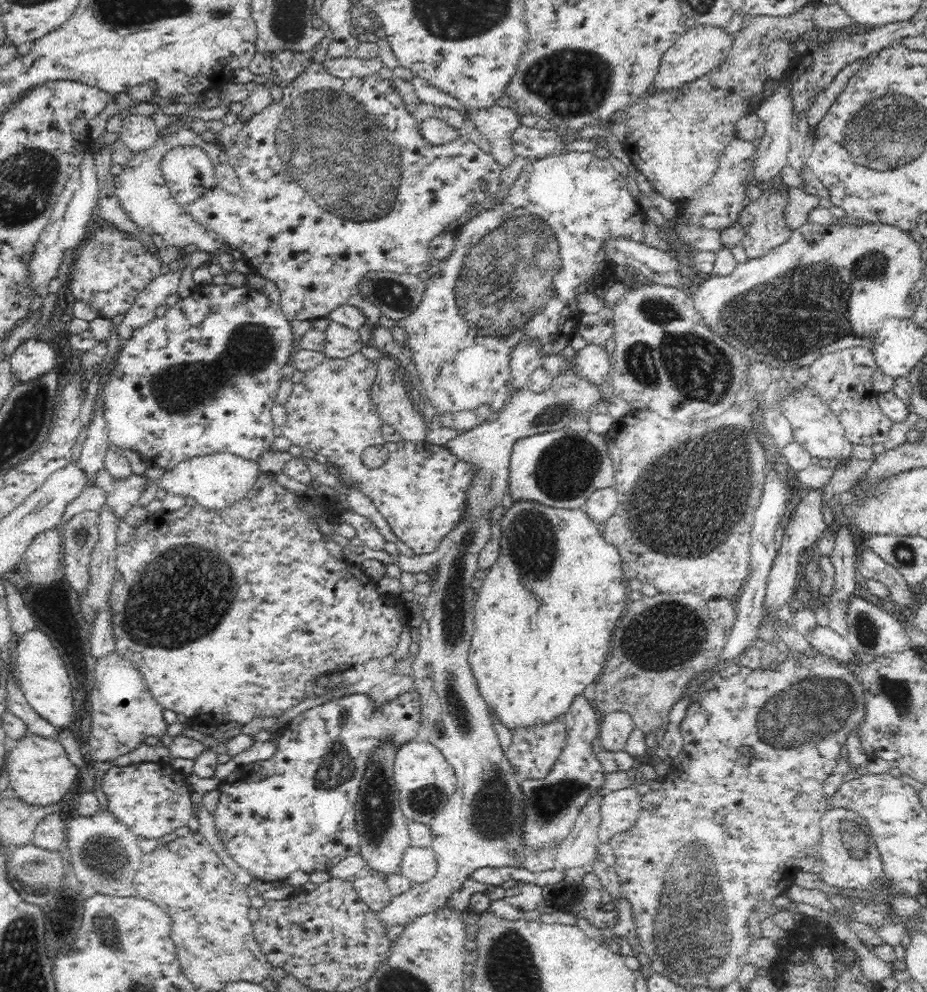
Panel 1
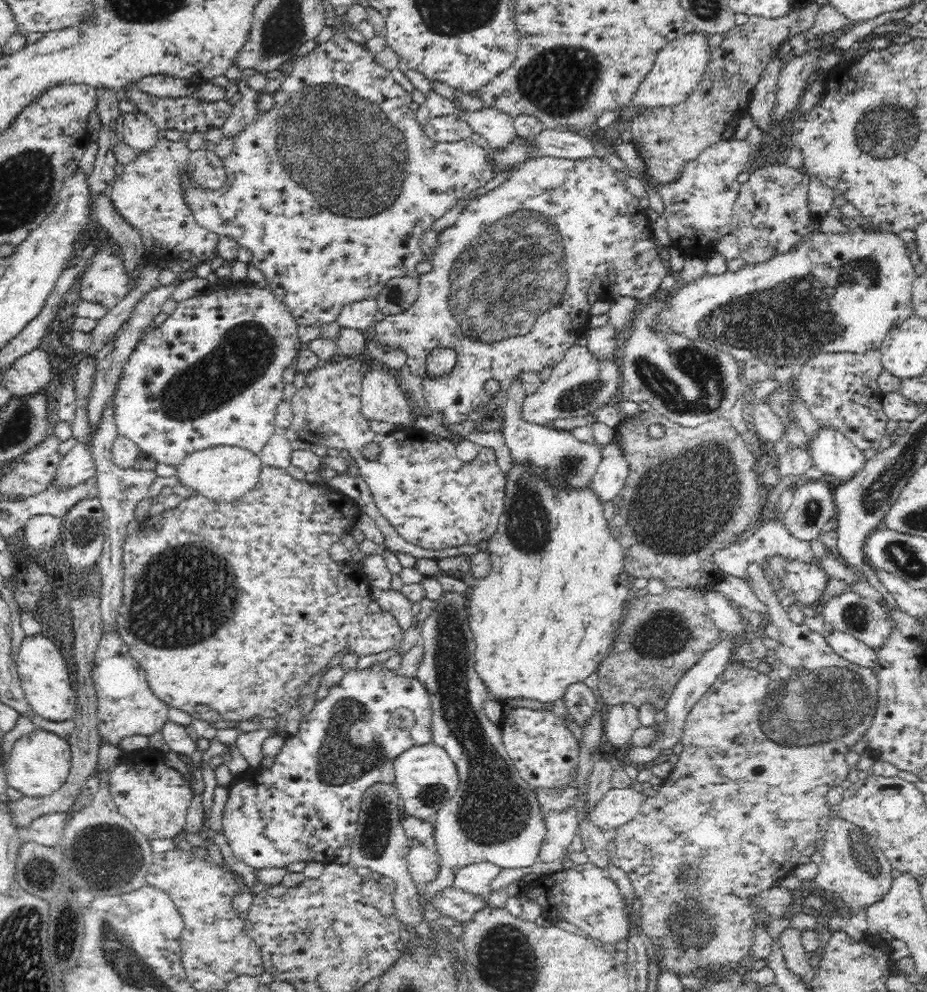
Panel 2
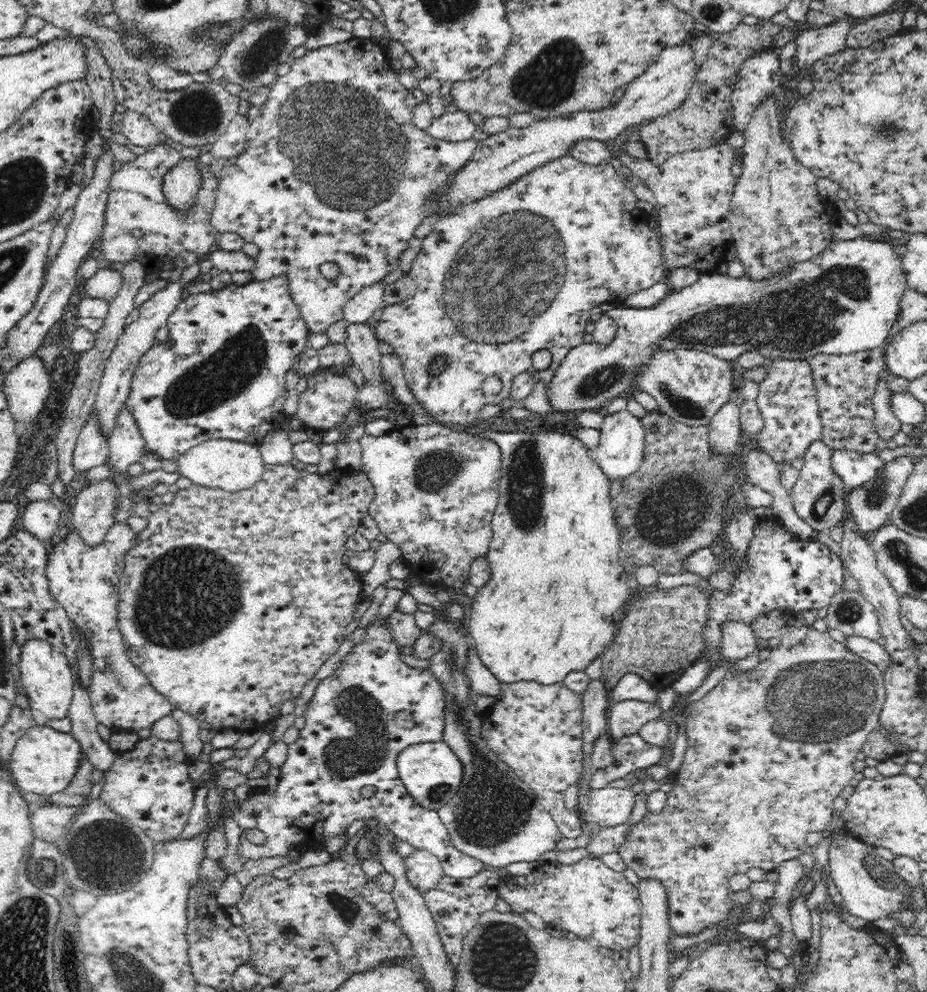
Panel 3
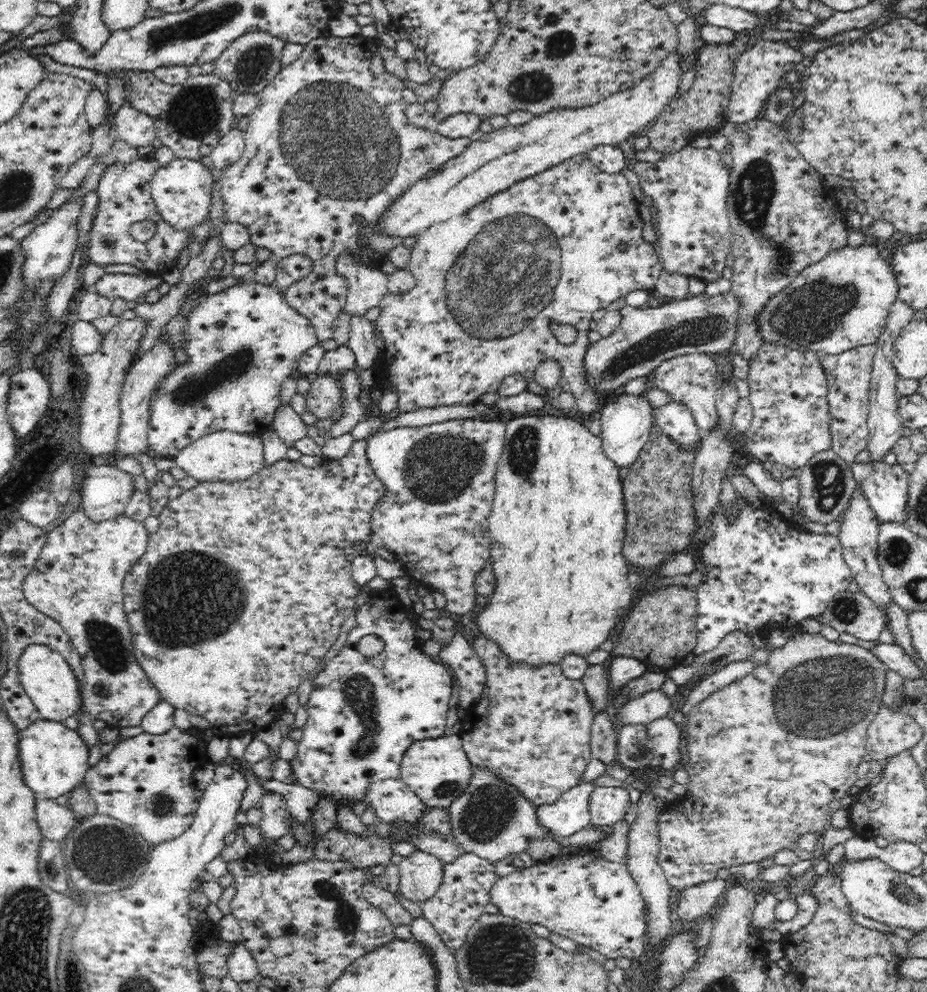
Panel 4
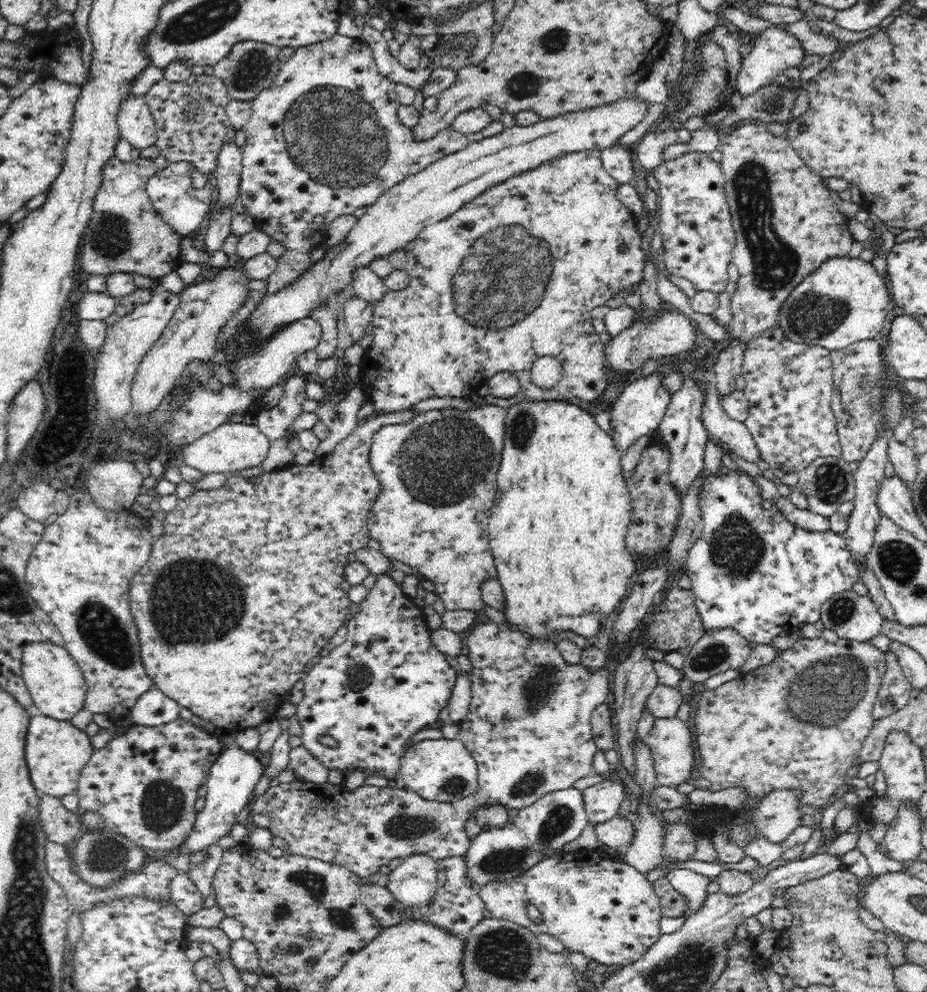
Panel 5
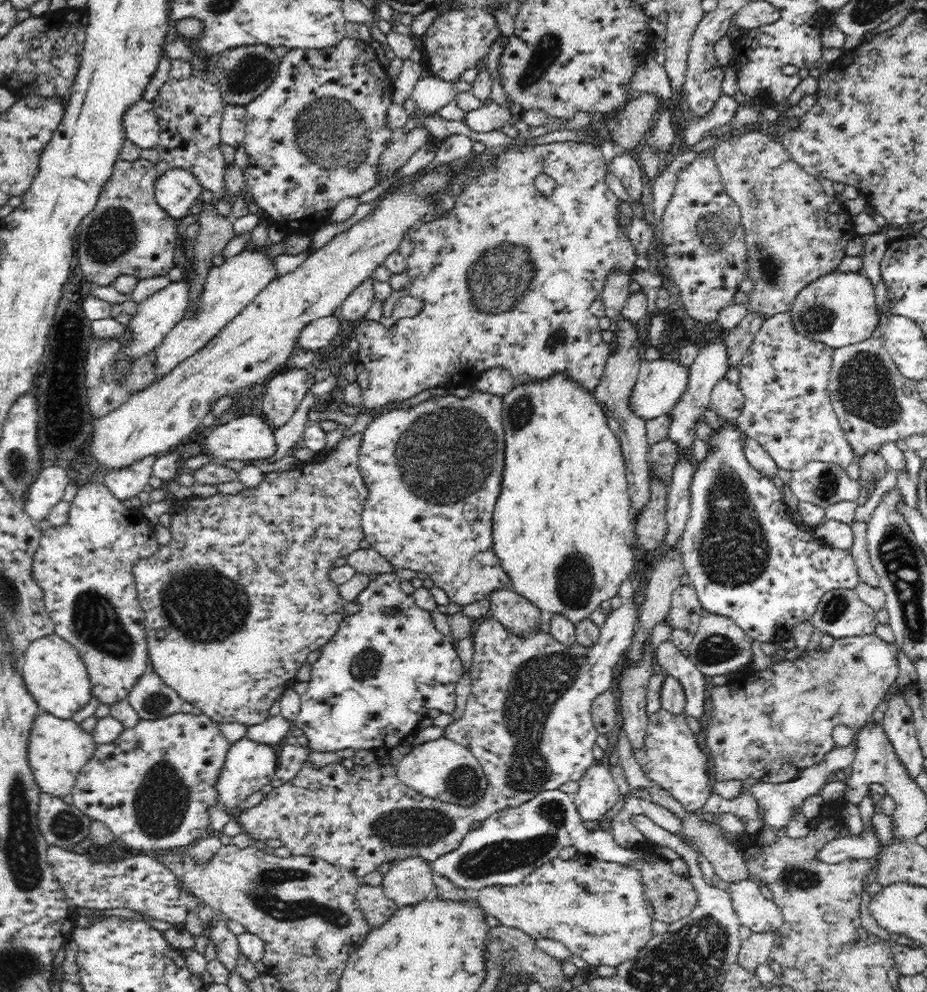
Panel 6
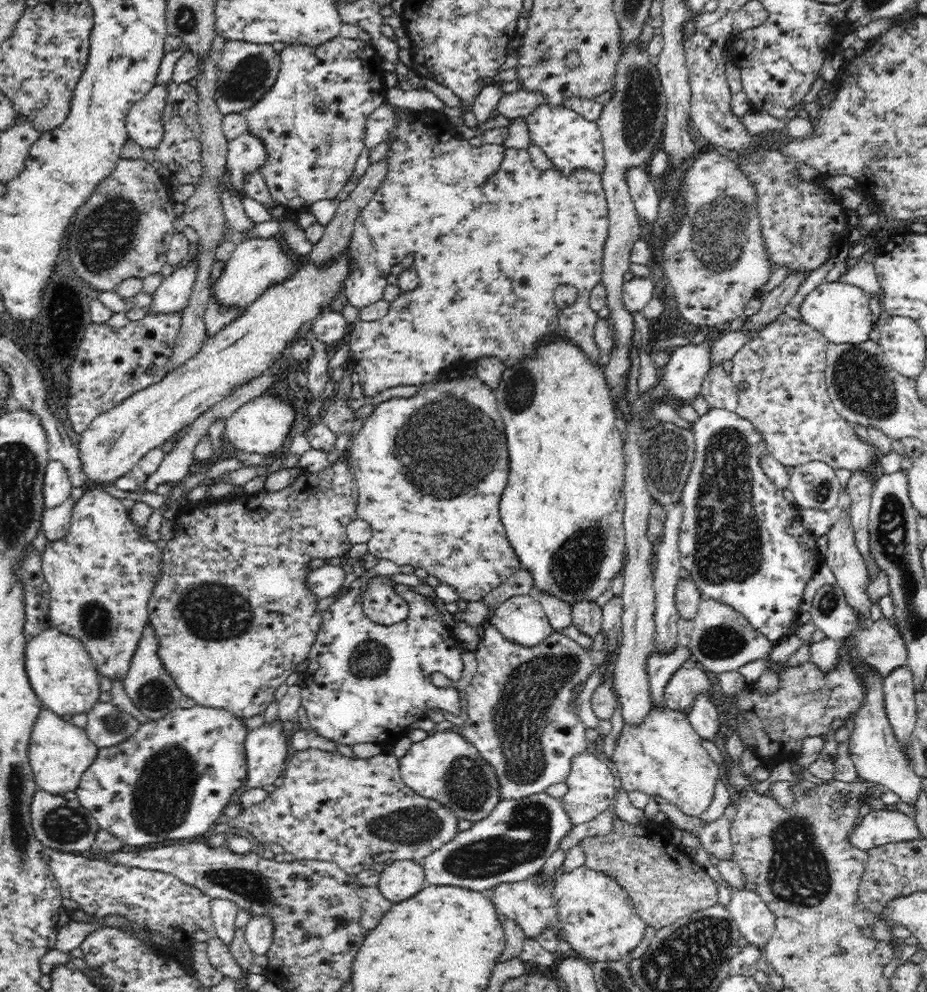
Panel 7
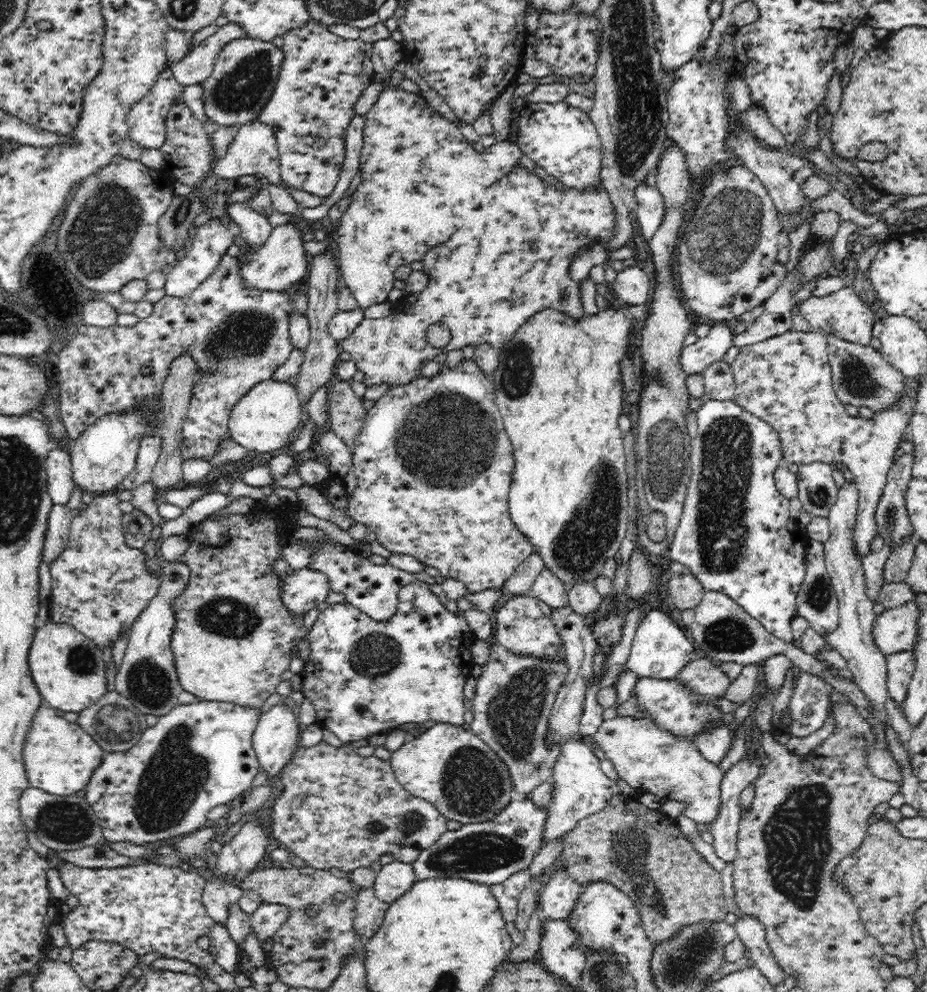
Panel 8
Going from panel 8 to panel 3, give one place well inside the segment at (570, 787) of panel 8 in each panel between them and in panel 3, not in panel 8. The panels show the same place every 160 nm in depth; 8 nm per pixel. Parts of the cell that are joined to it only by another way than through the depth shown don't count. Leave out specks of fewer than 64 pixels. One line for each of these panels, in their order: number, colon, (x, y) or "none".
3: (609, 807)
4: (607, 806)
5: (602, 802)
6: (599, 793)
7: (591, 785)

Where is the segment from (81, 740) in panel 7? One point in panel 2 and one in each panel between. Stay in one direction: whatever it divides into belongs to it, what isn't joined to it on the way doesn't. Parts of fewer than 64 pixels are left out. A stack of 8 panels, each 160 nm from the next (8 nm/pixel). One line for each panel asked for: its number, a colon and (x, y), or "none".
2: (39, 764)
3: (44, 761)
4: (53, 758)
5: (56, 751)
6: (57, 750)

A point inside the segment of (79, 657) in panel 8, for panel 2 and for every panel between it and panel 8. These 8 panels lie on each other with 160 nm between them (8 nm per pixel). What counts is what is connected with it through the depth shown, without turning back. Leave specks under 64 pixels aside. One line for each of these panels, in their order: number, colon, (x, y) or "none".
2: (44, 678)
3: (47, 681)
4: (46, 677)
5: (53, 678)
6: (55, 675)
7: (60, 670)

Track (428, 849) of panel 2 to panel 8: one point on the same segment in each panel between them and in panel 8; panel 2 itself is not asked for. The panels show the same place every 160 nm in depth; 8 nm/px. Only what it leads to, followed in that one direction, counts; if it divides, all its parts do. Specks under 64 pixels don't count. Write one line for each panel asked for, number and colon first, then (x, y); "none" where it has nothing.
3: (424, 870)
4: (421, 874)
5: (414, 883)
6: (409, 881)
7: (402, 879)
8: (396, 878)

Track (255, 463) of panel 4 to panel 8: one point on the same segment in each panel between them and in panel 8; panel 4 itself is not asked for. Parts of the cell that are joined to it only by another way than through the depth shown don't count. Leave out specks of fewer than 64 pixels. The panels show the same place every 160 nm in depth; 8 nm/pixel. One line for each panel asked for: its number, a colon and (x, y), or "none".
5: (231, 447)
6: (247, 438)
7: (260, 426)
8: (263, 421)

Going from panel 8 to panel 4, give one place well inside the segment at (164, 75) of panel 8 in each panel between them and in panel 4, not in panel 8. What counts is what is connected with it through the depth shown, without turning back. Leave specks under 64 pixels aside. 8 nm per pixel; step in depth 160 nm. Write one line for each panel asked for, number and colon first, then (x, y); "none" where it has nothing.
4: (135, 127)
5: (136, 124)
6: (140, 124)
7: (144, 125)

